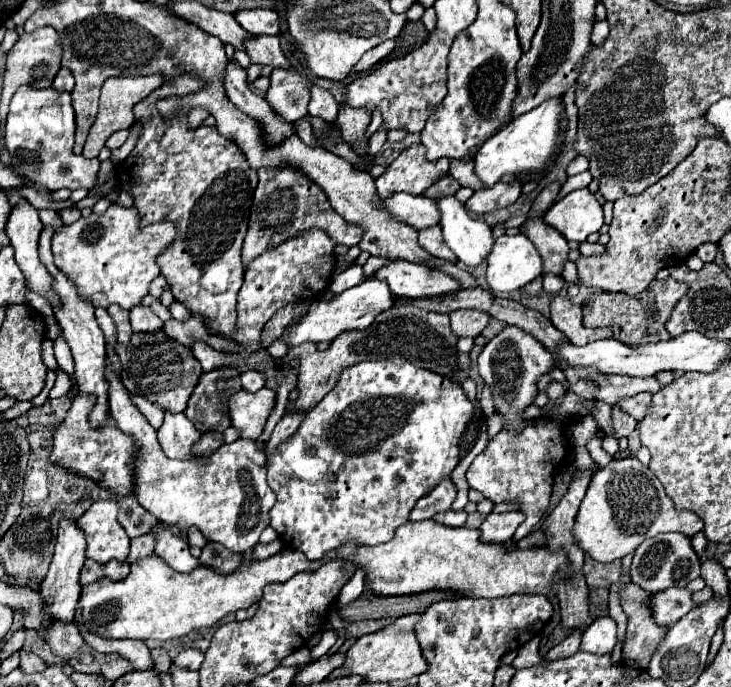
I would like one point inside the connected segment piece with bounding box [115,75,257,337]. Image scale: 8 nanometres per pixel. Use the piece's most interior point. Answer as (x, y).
(199, 180)

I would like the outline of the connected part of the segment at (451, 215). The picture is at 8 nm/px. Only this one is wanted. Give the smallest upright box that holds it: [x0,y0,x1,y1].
[437,197,495,267]

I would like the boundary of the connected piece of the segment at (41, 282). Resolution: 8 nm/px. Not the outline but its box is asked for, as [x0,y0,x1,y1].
[5,201,57,303]

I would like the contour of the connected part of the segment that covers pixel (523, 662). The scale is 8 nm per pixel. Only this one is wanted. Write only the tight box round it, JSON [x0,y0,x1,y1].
[513,635,547,669]

